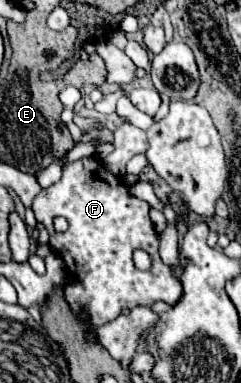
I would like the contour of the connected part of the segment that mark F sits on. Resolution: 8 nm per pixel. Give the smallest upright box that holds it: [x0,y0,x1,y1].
[32,158,182,326]

